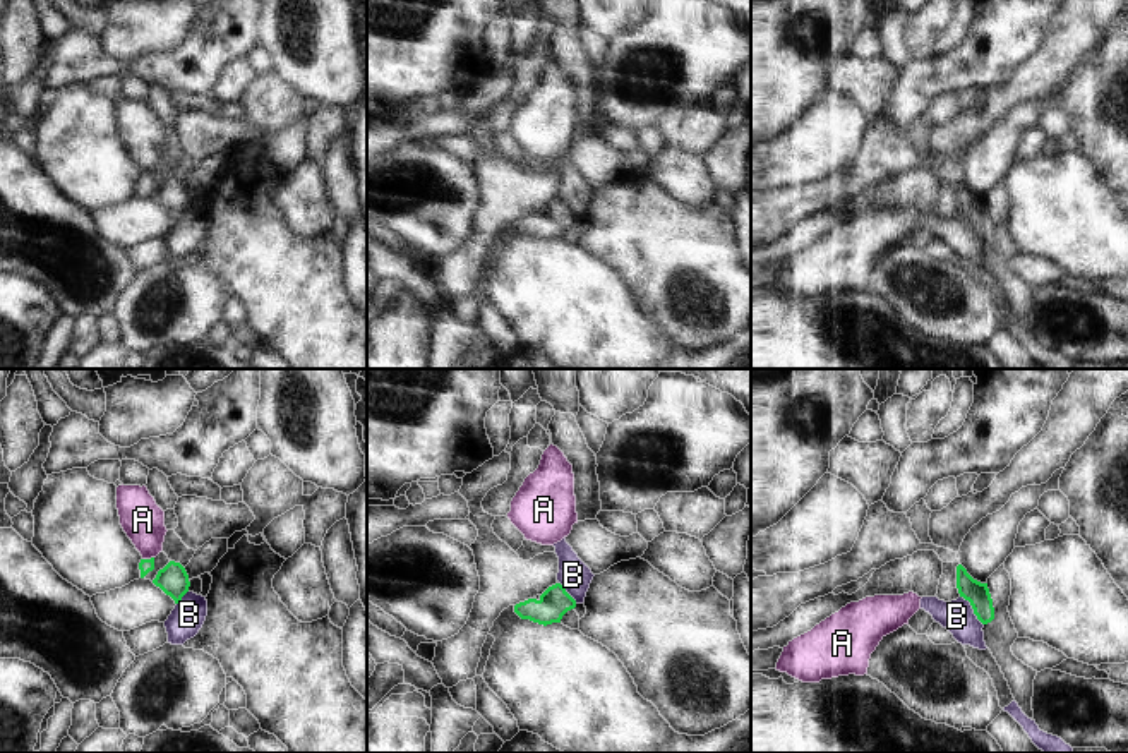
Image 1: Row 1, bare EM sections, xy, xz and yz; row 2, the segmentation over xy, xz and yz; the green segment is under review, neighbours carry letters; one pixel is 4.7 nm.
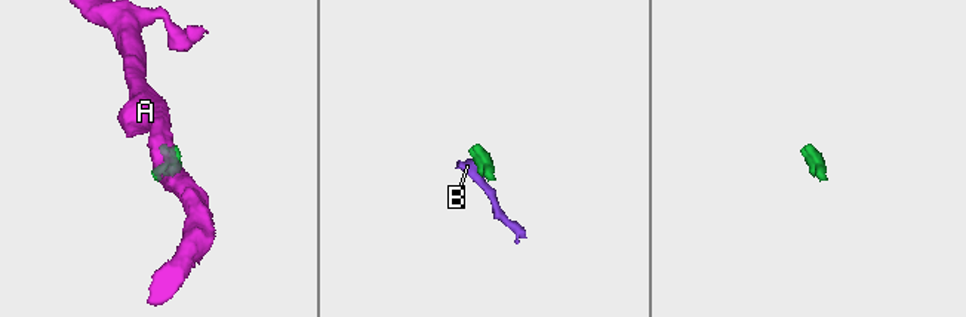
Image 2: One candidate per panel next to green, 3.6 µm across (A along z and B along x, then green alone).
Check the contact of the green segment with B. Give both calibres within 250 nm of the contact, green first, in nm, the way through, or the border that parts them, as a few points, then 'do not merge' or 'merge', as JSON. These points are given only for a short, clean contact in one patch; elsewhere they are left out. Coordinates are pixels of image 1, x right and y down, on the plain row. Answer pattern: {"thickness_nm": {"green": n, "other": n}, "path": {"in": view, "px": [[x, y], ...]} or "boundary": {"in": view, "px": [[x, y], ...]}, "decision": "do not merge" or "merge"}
{"thickness_nm": {"green": 110, "other": 160}, "boundary": {"in": "yz", "px": [[960, 211], [969, 218], [983, 240]]}, "decision": "do not merge"}

